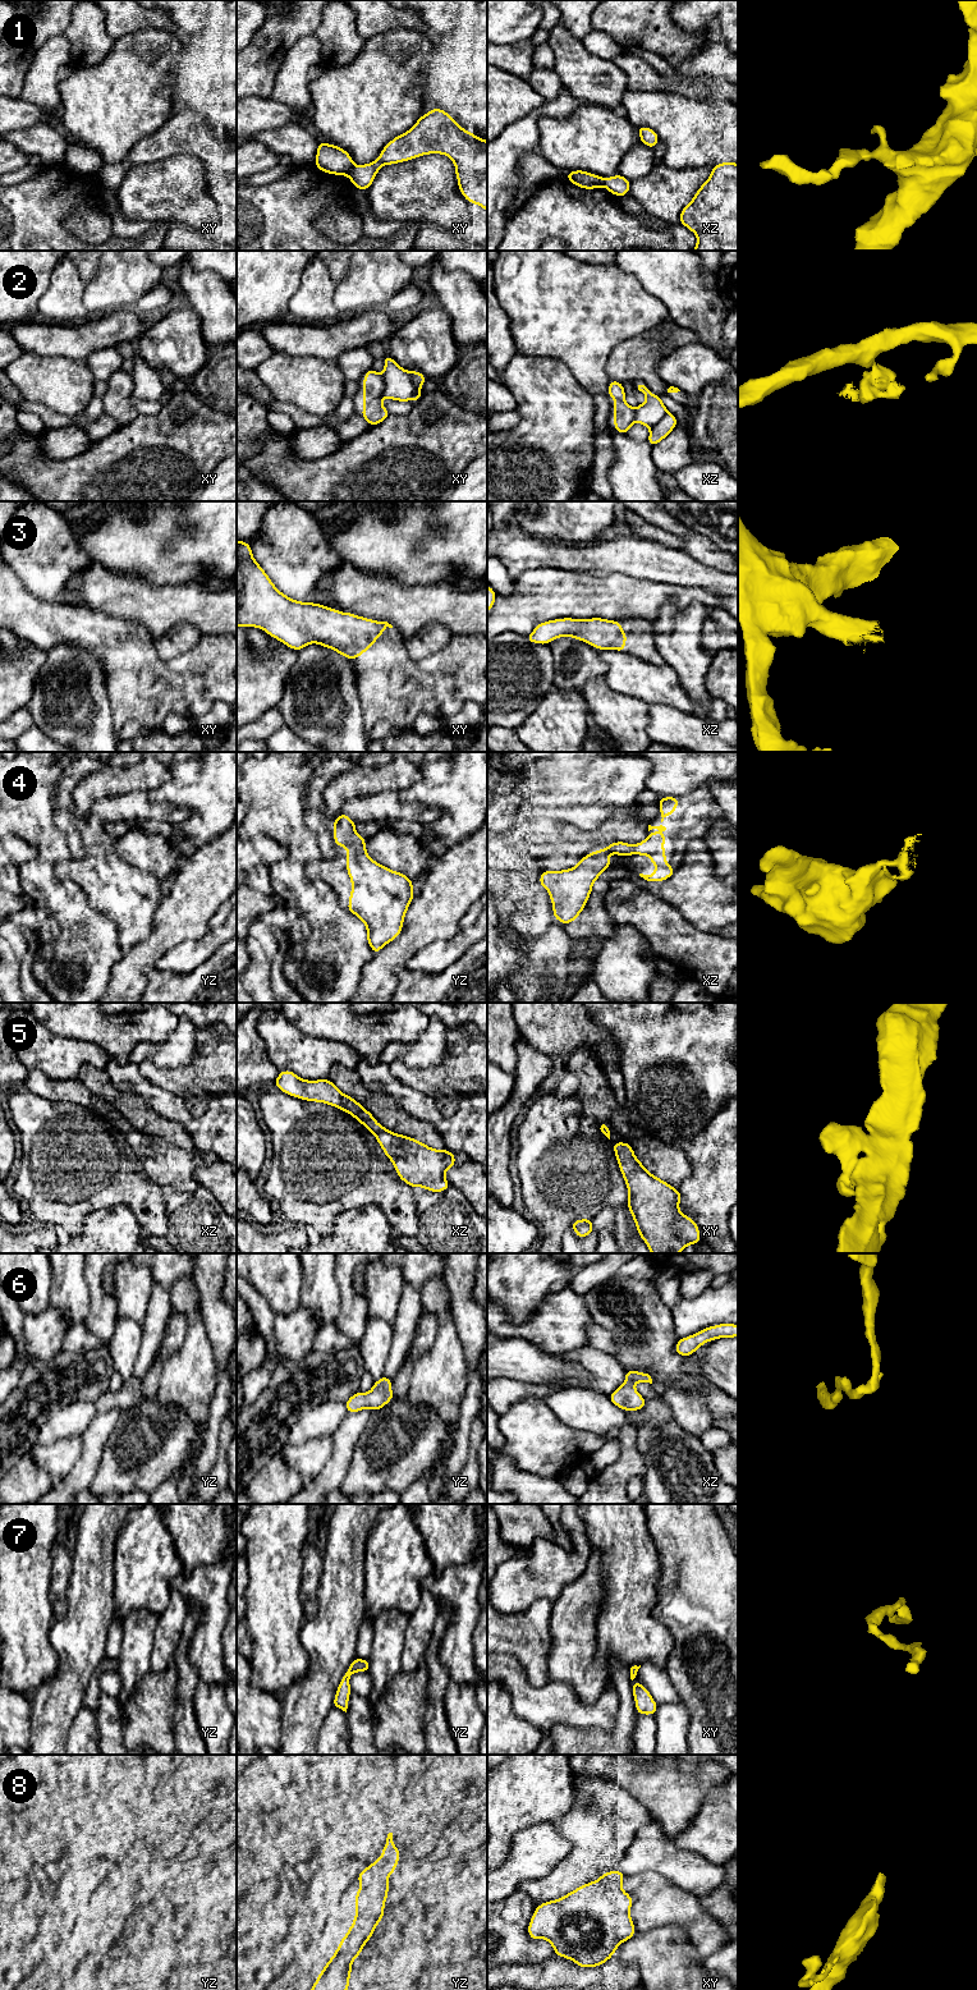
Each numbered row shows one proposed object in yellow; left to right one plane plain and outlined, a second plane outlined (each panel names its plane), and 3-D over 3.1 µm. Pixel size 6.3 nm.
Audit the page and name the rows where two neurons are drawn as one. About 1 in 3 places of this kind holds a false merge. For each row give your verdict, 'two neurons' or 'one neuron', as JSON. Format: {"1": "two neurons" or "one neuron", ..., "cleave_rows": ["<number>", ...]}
{"1": "two neurons", "2": "two neurons", "3": "one neuron", "4": "two neurons", "5": "one neuron", "6": "one neuron", "7": "one neuron", "8": "one neuron", "cleave_rows": ["1", "2", "4"]}

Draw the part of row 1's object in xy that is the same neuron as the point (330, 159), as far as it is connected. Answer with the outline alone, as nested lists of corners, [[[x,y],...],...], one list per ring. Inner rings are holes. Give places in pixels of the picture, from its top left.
[[[318,142],[315,166],[327,174],[347,175],[354,168],[354,161],[344,148]]]

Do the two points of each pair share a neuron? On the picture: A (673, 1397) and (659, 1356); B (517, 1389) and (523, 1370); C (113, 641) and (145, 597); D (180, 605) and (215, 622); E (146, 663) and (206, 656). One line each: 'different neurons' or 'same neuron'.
A: different neurons
B: different neurons
C: different neurons
D: same neuron
E: same neuron

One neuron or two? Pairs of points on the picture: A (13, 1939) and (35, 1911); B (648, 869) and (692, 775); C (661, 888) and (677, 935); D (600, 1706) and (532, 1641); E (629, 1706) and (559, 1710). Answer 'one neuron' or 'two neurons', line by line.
A: one neuron
B: two neurons
C: two neurons
D: two neurons
E: two neurons

